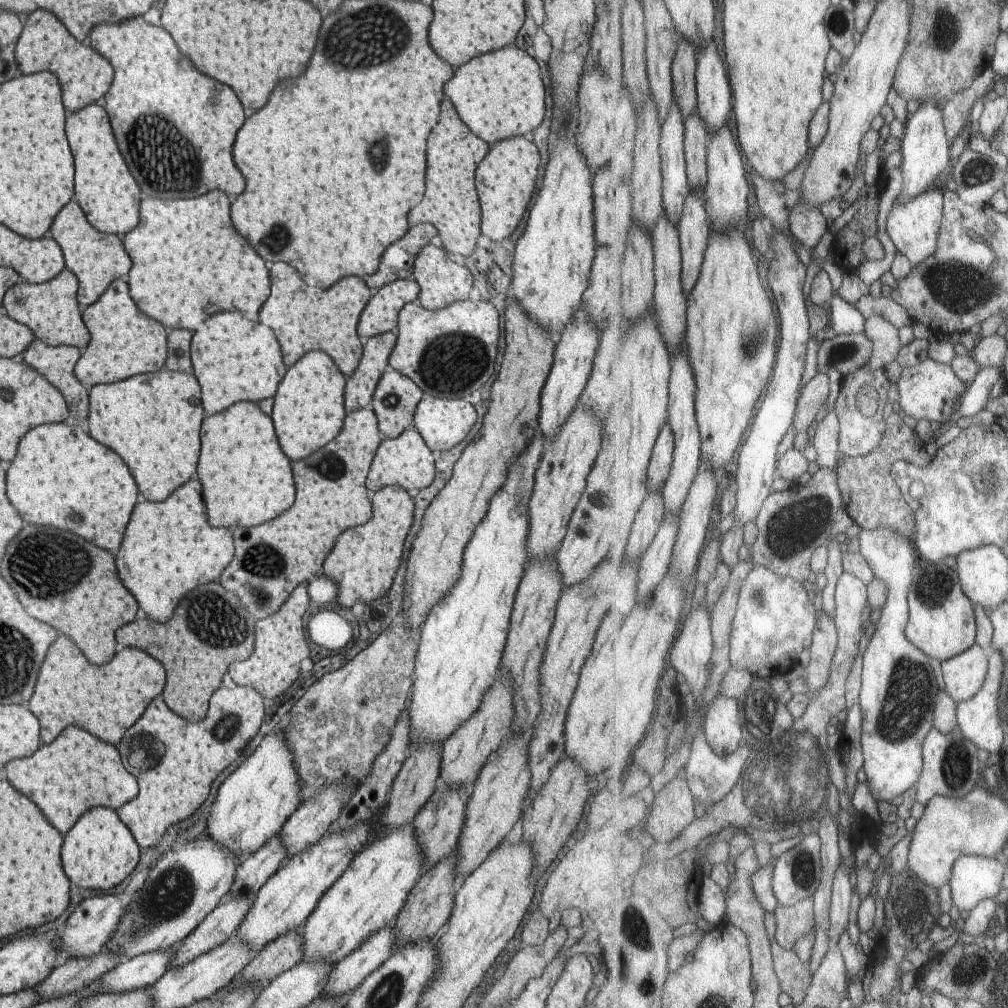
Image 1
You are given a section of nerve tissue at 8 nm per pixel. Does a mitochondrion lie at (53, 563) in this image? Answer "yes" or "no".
yes

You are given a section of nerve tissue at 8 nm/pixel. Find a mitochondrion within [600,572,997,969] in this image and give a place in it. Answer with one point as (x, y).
(911, 685)

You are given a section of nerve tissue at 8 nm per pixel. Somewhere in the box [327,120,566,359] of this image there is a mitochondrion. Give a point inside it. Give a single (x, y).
(380, 150)

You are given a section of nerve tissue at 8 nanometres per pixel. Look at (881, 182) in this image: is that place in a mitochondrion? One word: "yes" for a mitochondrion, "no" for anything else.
no

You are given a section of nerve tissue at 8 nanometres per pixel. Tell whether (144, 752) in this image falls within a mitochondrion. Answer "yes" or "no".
yes

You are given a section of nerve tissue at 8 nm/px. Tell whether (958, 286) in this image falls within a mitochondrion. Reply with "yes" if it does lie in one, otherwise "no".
yes

